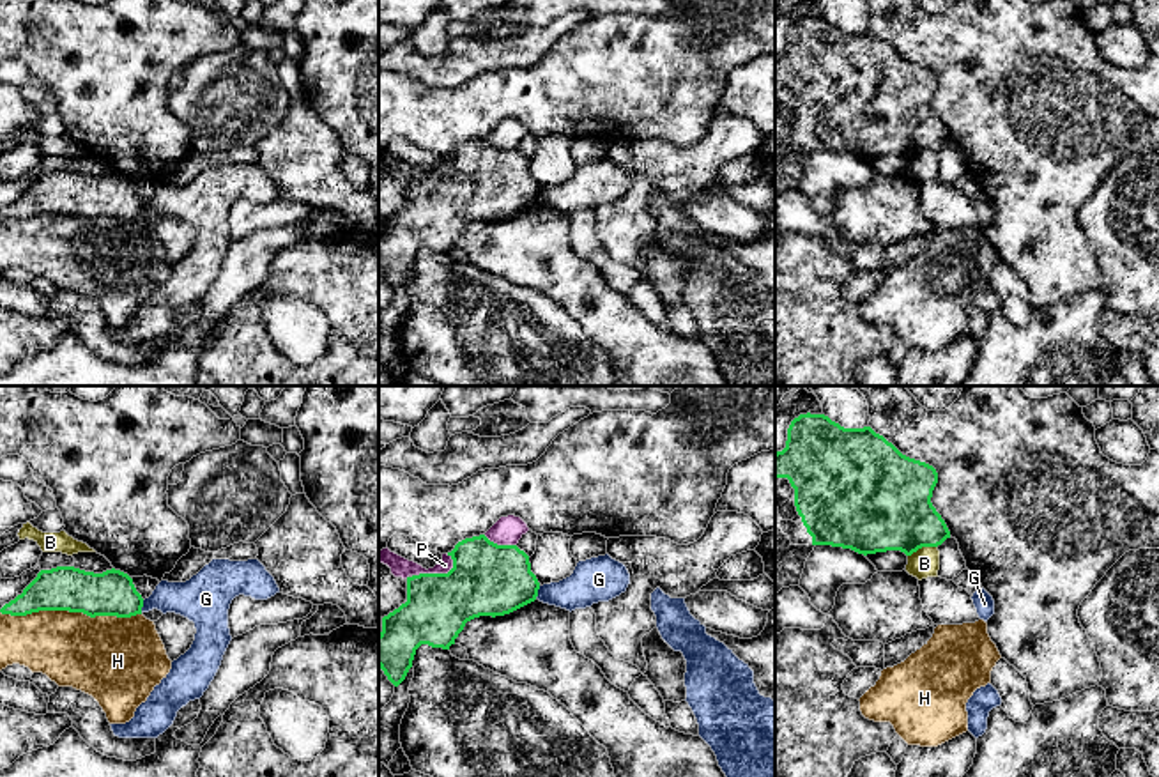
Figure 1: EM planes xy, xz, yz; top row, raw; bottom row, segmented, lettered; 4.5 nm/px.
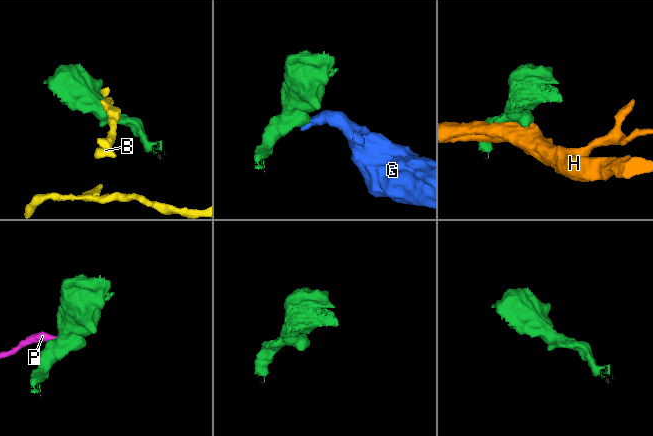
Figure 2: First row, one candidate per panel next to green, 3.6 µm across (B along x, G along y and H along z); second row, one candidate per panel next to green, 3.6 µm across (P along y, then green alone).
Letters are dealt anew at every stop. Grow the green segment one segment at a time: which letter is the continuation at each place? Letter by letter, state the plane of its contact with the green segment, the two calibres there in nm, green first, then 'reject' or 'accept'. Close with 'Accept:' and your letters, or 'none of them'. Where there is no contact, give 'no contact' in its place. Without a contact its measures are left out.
B: contact in yz; calibres 420 and 130 nm; reject
G: contact in xy; calibres 200 and 190 nm; reject
H: contact in xy; calibres 200 and 360 nm; reject
P: contact in xz; calibres 340 and 90 nm; reject
Accept: none of them

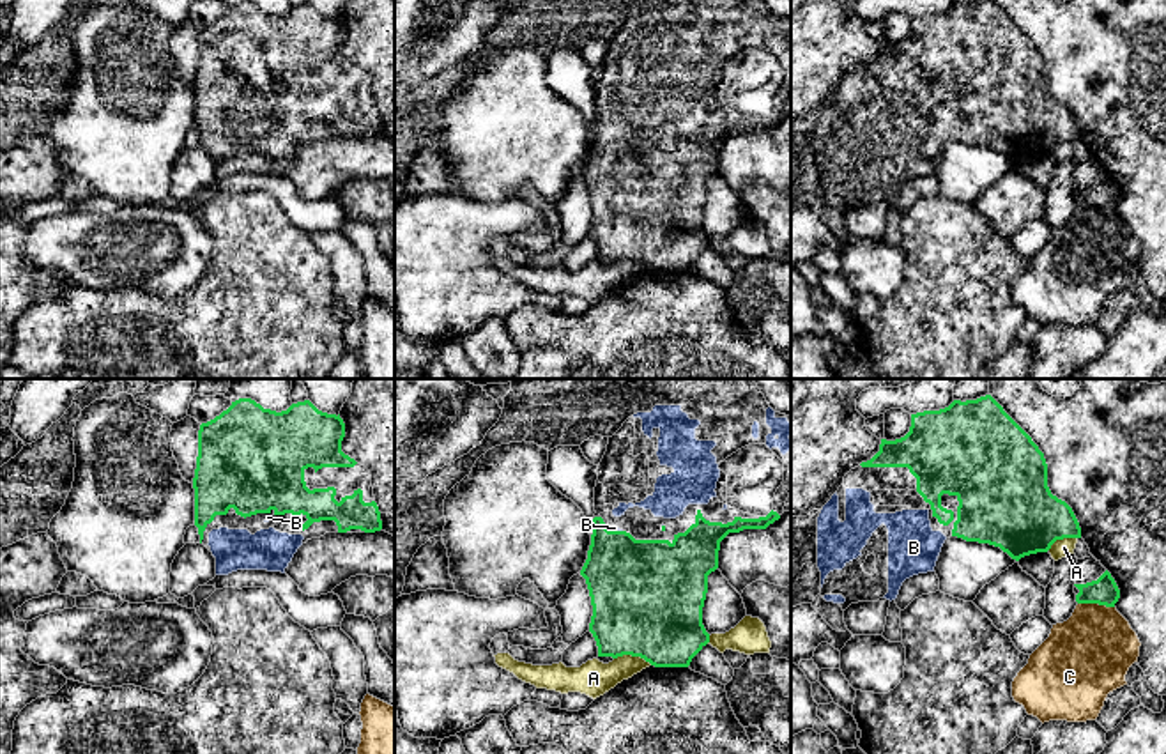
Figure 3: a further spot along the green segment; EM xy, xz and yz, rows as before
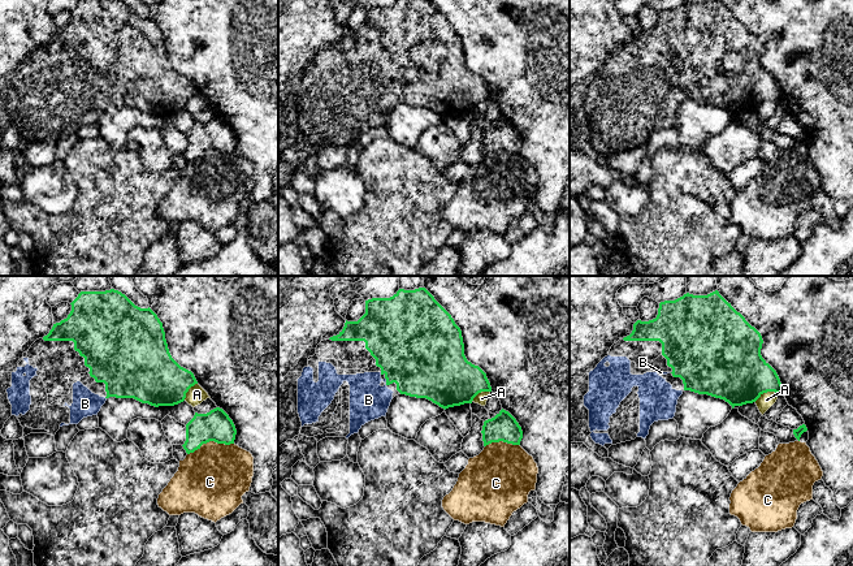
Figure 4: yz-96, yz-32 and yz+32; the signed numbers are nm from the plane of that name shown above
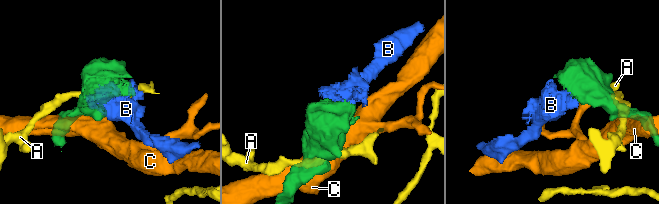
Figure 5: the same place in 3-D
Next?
A: contact in xz; calibres 500 and 160 nm; reject
B: contact in xz; calibres 400 and 20 nm; accept
C: contact in yz; calibres 130 and 380 nm; reject
Accept: B

